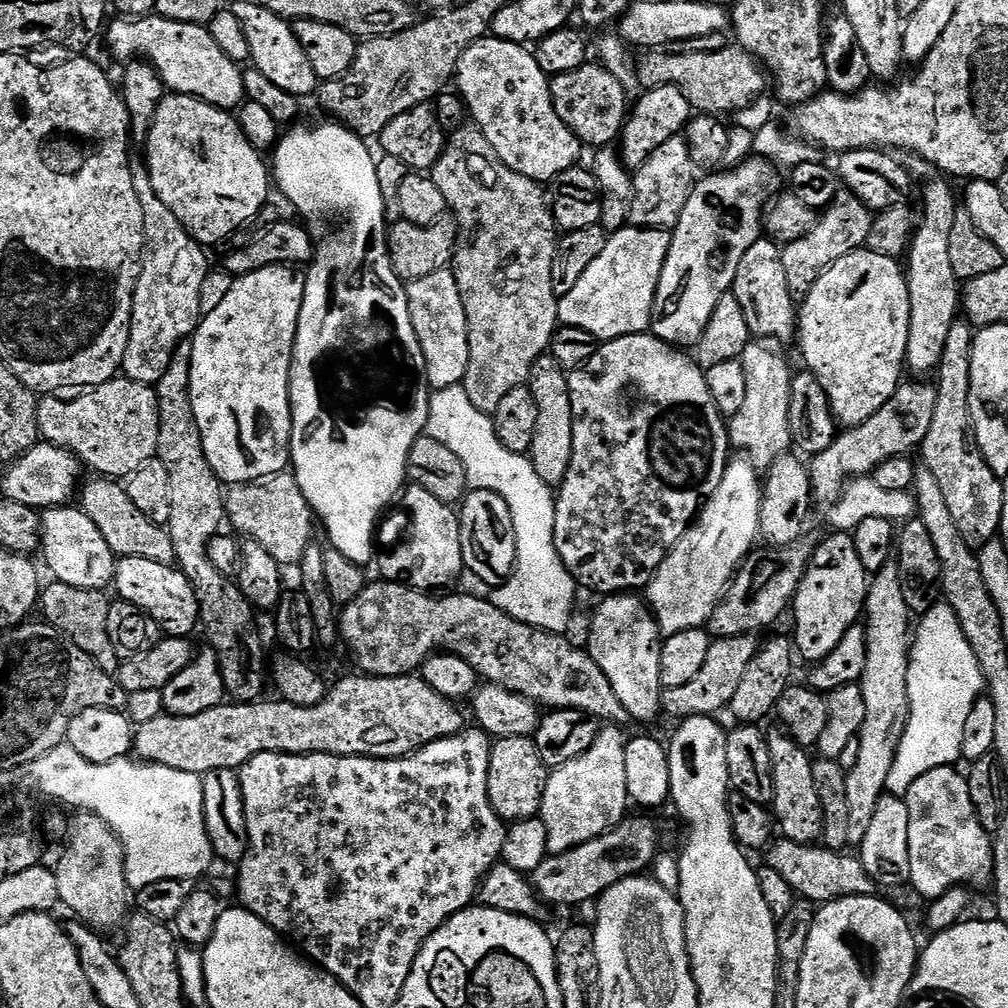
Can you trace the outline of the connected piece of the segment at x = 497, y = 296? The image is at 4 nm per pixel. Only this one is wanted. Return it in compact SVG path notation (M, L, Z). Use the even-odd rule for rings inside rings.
M474 122L465 123L459 133L453 135L445 143L444 153L440 156L435 167L430 173L432 181L442 190L445 209L452 212L451 219L456 226L456 250L452 253L451 269L458 282L458 294L462 294L462 306L466 306L466 326L468 327L468 341L470 342L470 362L466 366L464 375L464 389L470 402L475 408L489 414L498 410L498 405L510 390L519 388L529 383L532 375L532 364L539 356L545 355L551 349L552 336L558 327L558 298L554 294L554 282L552 271L554 270L554 254L558 243L558 229L556 223L550 218L550 210L544 201L544 188L539 183L525 176L520 176L514 170L510 170L494 154L490 142L482 134L482 130Z

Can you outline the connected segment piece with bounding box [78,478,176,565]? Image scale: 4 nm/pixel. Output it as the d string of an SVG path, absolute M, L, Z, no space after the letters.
M112 478L92 479L96 480L83 485L78 504L90 518L90 522L98 526L102 538L106 538L106 546L110 546L113 554L117 558L150 558L150 562L175 565L174 542L170 542L167 527L150 522L150 518L146 518L146 514L142 514L142 510L138 510L134 502L130 502L130 494L123 483Z

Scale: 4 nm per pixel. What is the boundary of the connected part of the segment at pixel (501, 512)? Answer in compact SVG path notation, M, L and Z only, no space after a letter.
M475 490L469 491L467 495L465 495L462 503L458 508L458 515L460 517L460 537L462 538L462 558L464 559L465 569L469 573L473 572L474 575L477 576L478 579L481 580L484 584L489 584L489 589L495 590L501 588L507 580L512 576L513 570L516 569L516 539L514 538L514 522L510 518L510 506L506 506L506 502L502 497L498 494L494 494L493 492L478 492Z

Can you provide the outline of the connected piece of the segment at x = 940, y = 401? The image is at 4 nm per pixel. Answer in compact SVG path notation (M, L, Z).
M957 318L950 326L950 335L942 350L940 367L934 373L936 405L930 431L920 443L919 455L924 455L923 467L934 474L942 494L946 494L946 506L958 526L962 539L972 548L981 549L986 542L997 539L1002 522L1002 506L1005 481L990 470L986 458L976 445L970 418L970 358L972 343L976 337L973 325Z

